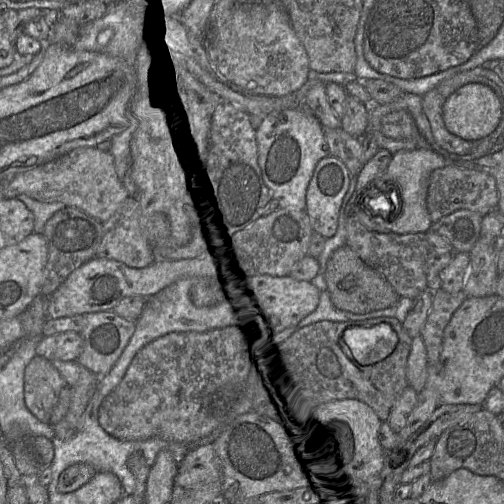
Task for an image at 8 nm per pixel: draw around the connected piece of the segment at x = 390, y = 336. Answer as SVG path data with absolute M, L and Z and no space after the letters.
M385 324L369 328L349 327L340 337L345 355L357 366L370 366L388 357L396 348L398 337Z

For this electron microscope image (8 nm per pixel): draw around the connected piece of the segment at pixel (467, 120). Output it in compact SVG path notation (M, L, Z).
M468 83L453 92L443 105L443 121L447 130L464 140L477 140L491 134L502 114L501 103L492 88L481 83Z

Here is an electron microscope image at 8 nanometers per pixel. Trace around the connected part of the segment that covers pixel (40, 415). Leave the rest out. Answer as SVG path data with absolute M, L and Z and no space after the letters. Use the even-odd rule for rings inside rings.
M35 356L24 371L24 400L29 411L44 423L50 422L60 391L67 383L51 361Z

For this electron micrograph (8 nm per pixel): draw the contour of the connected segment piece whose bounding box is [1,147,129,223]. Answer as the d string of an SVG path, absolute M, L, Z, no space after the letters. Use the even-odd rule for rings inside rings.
M96 147L76 148L43 165L17 173L1 194L6 198L16 198L22 194L45 203L61 202L66 207L82 210L102 223L110 219L129 197L116 173L112 154Z

